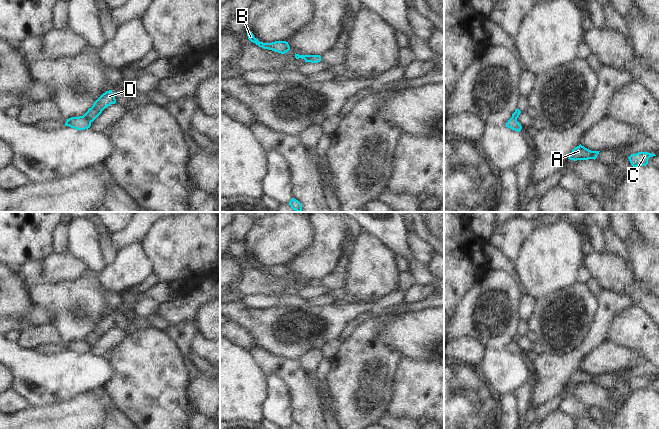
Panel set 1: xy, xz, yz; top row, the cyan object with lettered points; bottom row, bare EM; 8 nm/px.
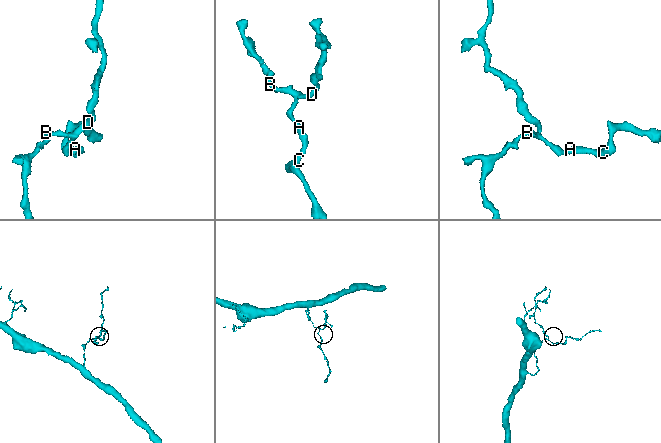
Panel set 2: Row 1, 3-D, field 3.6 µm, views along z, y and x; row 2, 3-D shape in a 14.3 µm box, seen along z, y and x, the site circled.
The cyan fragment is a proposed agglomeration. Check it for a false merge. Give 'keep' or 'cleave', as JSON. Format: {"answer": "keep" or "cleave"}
{"answer": "cleave"}

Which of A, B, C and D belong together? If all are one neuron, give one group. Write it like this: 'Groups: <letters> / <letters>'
Groups: A B C / D.

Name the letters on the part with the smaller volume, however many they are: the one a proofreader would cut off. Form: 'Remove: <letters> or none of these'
Remove: D.

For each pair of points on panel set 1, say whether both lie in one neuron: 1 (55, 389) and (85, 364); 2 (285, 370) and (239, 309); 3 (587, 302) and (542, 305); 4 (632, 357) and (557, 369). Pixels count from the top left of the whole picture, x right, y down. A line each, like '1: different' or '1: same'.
1: same
2: different
3: same
4: different

